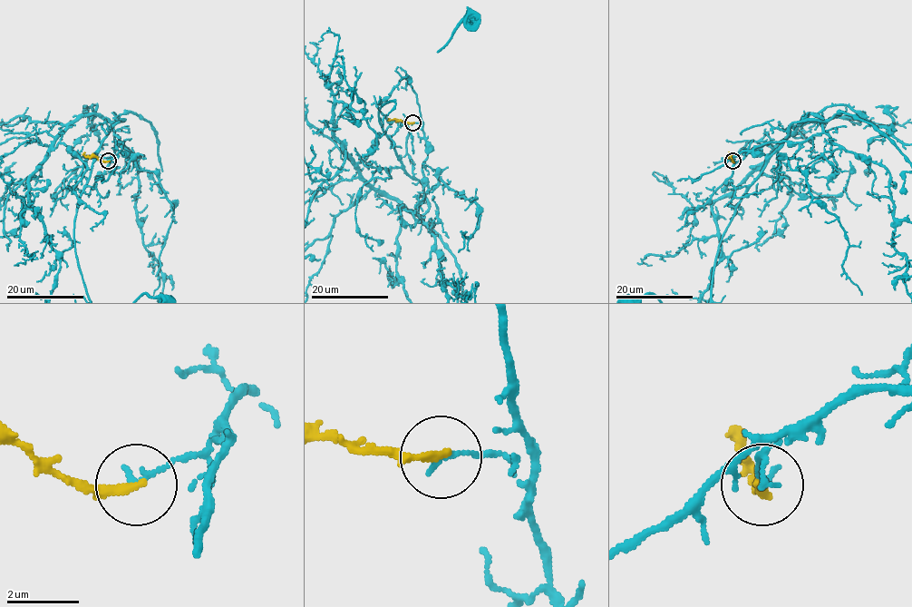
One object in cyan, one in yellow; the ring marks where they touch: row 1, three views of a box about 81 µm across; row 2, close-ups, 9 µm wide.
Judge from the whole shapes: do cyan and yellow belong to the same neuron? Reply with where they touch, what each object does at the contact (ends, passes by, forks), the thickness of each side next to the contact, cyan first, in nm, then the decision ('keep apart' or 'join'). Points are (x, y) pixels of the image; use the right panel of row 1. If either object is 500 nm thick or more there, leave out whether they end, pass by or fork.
place (732, 161); cyan ends; yellow ends; calibres 150 and 200 nm; keep apart

